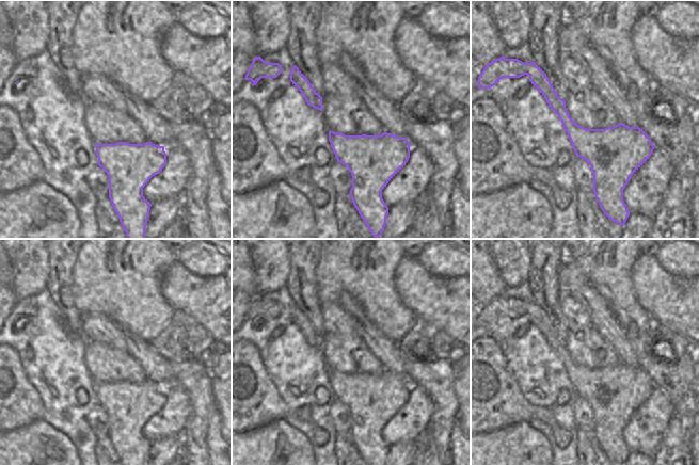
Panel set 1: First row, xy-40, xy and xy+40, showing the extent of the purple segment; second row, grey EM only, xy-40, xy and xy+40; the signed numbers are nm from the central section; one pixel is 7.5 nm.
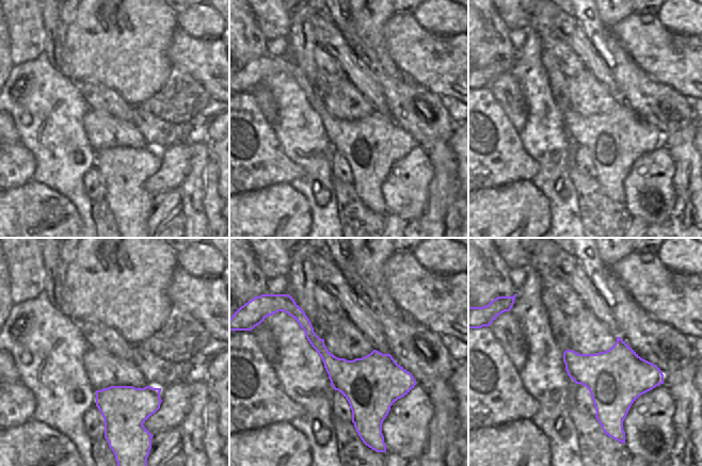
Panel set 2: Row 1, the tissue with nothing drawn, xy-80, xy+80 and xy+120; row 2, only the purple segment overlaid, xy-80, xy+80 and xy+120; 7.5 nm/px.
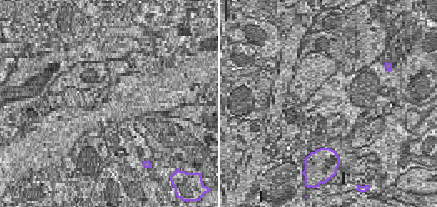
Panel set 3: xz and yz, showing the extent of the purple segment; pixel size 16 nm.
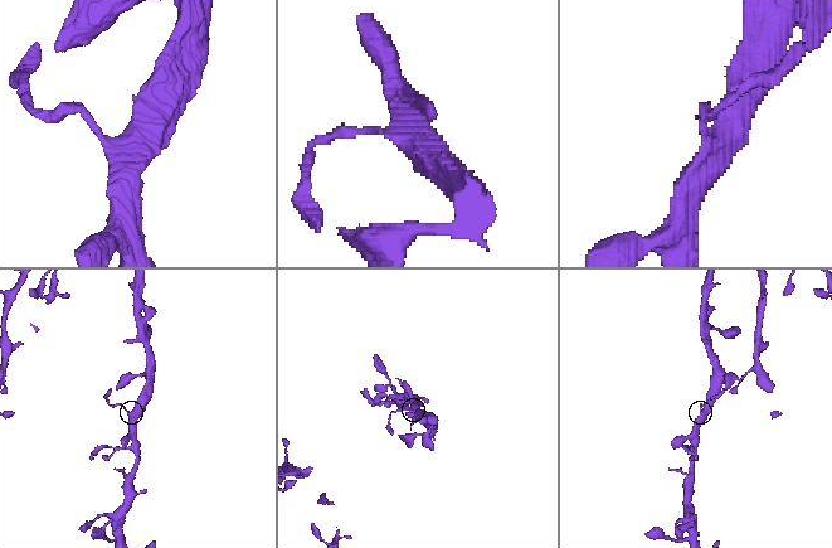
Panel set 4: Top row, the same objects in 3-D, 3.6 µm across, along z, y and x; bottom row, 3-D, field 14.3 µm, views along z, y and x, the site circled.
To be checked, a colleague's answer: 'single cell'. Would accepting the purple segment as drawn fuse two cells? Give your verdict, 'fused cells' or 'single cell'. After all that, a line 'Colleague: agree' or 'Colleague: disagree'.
fused cells
Colleague: disagree

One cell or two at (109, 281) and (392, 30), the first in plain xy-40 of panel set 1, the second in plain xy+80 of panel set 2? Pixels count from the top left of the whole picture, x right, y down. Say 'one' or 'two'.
two

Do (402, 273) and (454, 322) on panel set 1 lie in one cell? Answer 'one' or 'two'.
one

